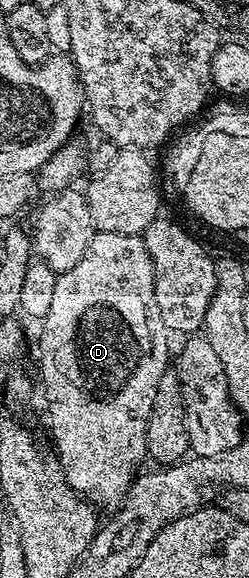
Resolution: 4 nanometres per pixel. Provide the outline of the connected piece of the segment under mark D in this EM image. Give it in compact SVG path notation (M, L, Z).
M98 232L88 244L80 264L76 268L58 275L56 289L52 295L52 304L48 307L45 318L41 319L42 335L38 338L38 370L42 373L42 390L46 393L46 414L50 417L50 434L54 437L52 449L58 456L62 466L62 475L77 494L81 494L87 502L95 507L113 507L126 497L126 490L139 473L142 458L147 457L146 433L148 432L148 412L152 412L152 396L156 392L156 384L160 376L168 369L172 350L166 347L168 331L164 320L160 320L160 308L156 308L156 292L154 291L154 269L148 256L148 248L144 240L137 234L121 234L120 232Z

